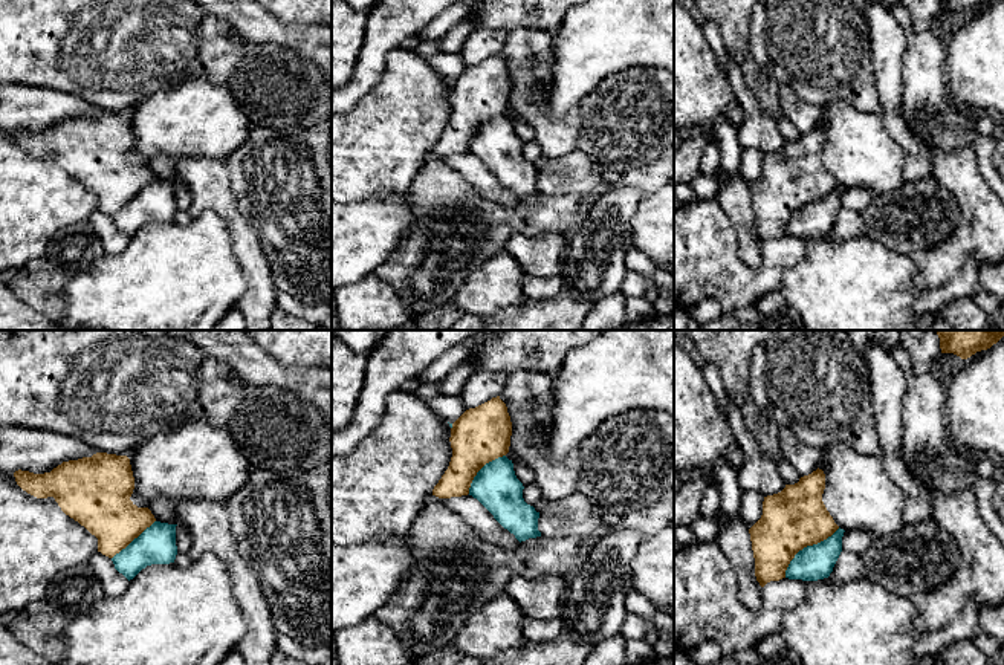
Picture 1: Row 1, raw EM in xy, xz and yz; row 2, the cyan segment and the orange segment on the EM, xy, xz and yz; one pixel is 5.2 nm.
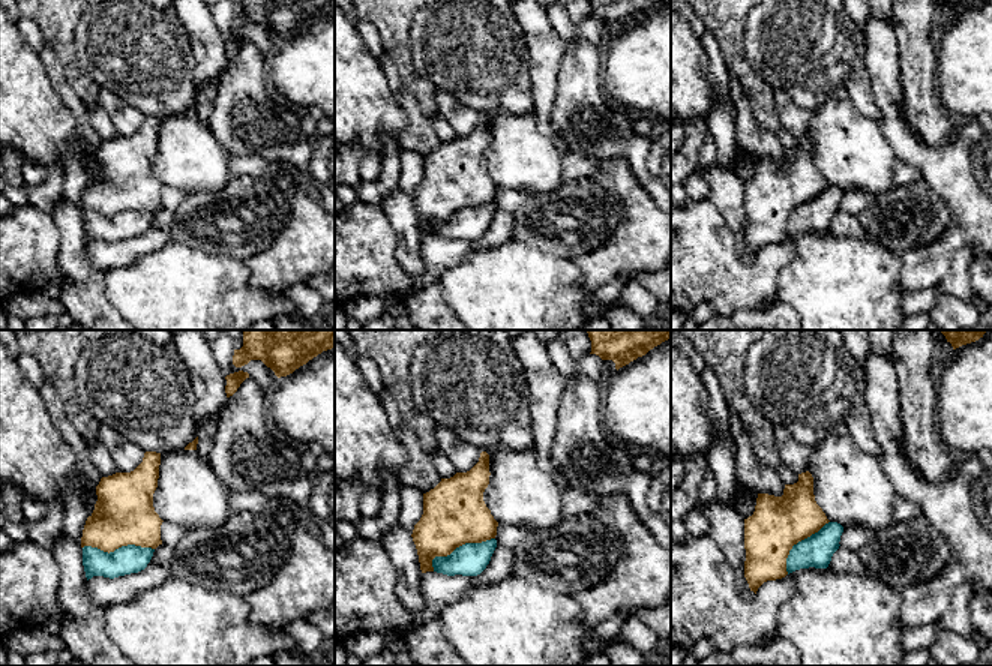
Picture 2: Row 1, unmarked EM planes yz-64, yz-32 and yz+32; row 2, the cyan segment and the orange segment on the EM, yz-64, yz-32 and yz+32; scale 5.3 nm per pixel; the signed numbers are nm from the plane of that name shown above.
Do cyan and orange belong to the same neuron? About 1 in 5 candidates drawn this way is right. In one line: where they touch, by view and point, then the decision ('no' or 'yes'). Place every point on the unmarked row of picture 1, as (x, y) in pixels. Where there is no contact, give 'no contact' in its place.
contact yz (807, 204); no

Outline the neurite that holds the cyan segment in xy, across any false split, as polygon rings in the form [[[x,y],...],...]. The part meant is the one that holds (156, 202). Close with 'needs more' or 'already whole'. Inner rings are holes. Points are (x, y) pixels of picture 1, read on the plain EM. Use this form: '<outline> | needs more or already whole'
[[[154,179],[112,216],[115,226],[130,238],[147,223],[174,220],[177,212],[176,183]]] | already whole

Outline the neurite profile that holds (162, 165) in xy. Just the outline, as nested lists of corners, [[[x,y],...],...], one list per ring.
[[[157,154],[150,161],[150,168],[154,173],[156,179],[168,179],[177,176],[176,173],[176,159],[167,154]]]

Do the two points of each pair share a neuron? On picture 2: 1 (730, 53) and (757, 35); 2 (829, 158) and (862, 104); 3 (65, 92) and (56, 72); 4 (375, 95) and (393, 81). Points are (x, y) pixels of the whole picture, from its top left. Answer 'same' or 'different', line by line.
1: different
2: different
3: same
4: different

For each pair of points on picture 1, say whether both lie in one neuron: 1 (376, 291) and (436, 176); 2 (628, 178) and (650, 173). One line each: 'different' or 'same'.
1: different
2: same

